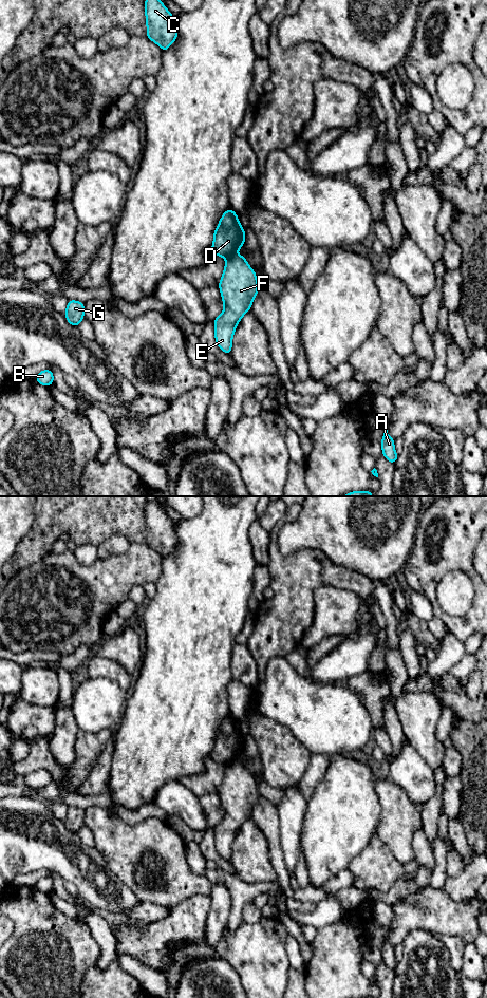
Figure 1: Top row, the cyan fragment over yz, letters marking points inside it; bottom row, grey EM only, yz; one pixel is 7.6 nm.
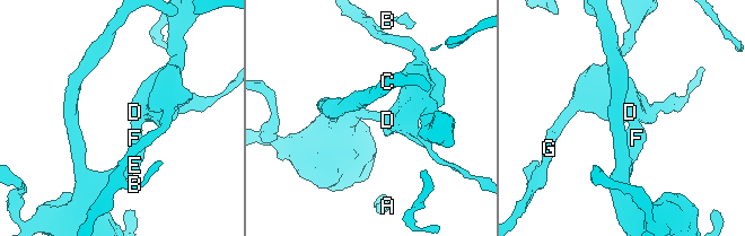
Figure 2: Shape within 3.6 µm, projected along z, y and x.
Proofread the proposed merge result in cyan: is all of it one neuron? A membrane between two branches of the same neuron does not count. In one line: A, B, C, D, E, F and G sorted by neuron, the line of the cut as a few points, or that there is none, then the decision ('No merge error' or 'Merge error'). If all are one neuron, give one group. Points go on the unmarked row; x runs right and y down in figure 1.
Groups: A C E F / B D G. Split along yz (235, 760), (225, 765). Merge error

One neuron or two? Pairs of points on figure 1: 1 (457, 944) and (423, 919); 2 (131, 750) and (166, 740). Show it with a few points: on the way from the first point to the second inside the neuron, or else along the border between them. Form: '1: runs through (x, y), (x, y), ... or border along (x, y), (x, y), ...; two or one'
1: border along (433, 931), (457, 936), (465, 943); two
2: runs through (139, 750), (149, 750), (157, 741); one

